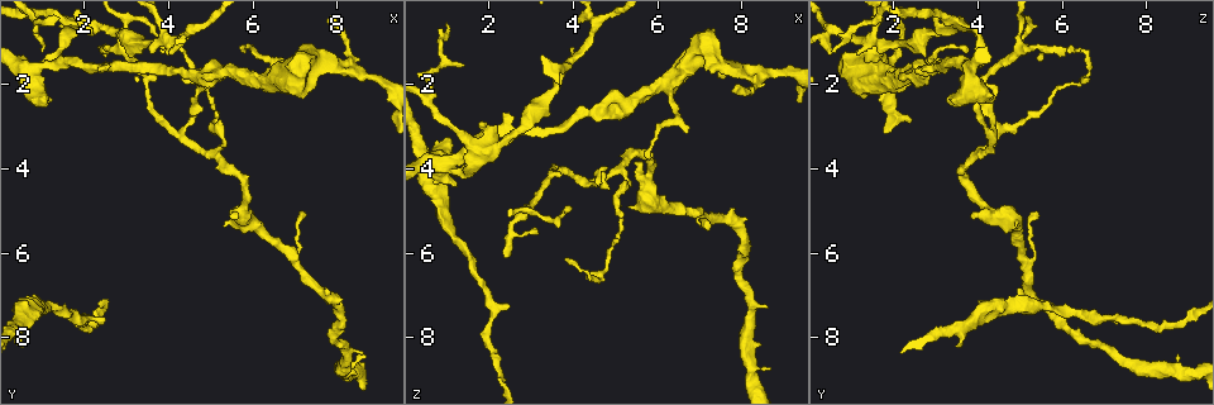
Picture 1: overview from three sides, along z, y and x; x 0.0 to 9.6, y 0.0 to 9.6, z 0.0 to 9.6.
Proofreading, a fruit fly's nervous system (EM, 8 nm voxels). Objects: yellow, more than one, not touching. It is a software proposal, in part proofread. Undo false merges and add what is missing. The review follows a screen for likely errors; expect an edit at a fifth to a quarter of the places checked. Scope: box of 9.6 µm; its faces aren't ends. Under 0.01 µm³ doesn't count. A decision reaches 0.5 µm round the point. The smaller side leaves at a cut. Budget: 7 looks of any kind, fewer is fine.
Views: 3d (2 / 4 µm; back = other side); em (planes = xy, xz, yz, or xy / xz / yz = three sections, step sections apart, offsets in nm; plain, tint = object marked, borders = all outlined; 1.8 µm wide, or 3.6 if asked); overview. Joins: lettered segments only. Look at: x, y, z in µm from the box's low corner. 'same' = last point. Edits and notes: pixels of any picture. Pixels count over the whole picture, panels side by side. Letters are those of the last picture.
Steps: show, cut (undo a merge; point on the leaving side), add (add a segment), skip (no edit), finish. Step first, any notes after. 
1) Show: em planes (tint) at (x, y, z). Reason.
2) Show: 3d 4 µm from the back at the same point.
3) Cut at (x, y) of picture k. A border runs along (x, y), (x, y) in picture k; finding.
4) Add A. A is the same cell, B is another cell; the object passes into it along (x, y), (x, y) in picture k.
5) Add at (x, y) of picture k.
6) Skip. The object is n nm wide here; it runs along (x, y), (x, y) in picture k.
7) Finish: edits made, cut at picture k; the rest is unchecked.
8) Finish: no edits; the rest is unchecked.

Show: em 3.6 µm planes (plain) at (1.05, 2.40, 3.30). Stops while still wide.

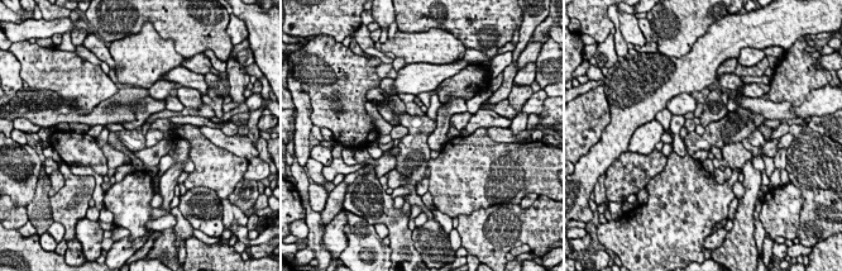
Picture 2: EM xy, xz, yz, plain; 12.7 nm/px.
Show: em 3.6 µm planes (tint) at the same point.

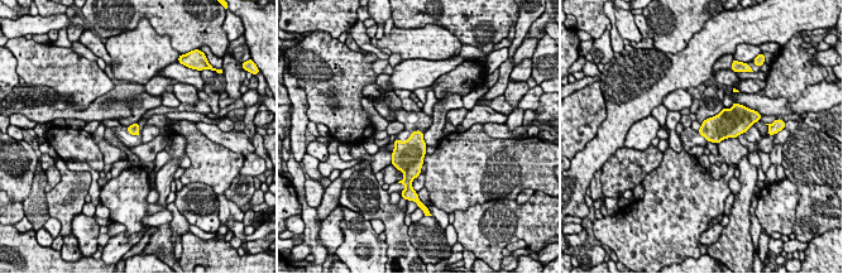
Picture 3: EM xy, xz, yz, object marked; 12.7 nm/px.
Show: em 3.6 µm planes (borders) at the same point. See the neighbours.

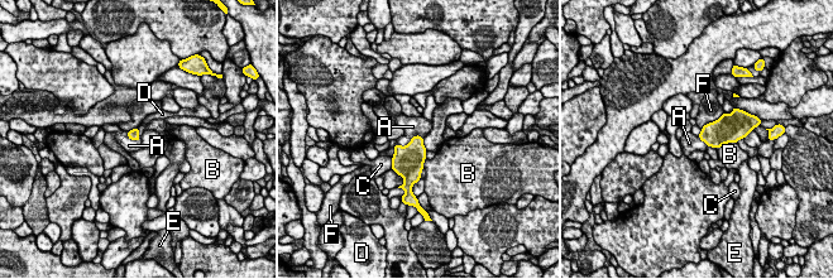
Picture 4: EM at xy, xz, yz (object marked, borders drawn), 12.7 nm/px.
Add A. A is the same cell, B, C, D, E and F are other cells; it goes on there.

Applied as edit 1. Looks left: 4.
Show: 3d 4 µm at (2.45, 7.65, 7.25). Tapers out.

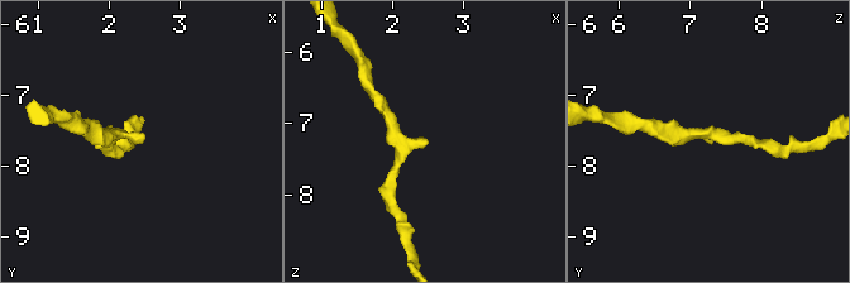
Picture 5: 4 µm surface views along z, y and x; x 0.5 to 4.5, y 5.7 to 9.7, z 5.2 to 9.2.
Show: em planes (plain) at (2.45, 7.60, 7.20).

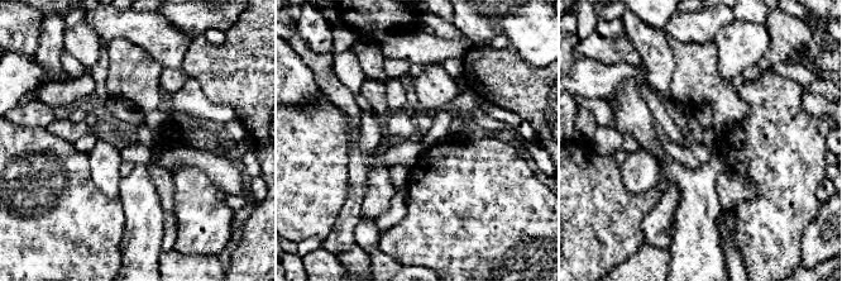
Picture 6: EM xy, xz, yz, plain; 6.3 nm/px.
Show: em planes (borders) at the same point. What lies round it.

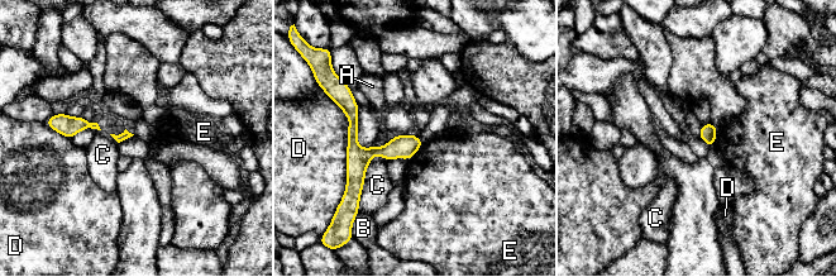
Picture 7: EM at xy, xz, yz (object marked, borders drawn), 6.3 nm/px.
Skip. The longest contact is with D, 550 nm; A, B, C, D and E are other cells; no lettered segment goes on from it.

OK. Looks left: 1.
Show: em planes (borders) at (2.55, 0.70, 3.20). Calibre changes.

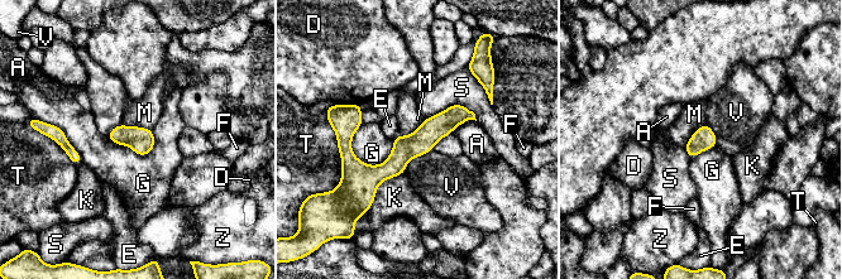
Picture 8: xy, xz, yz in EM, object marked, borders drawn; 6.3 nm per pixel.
Skip. The object is 140 nm wide here; the longest contact is with T, 360 nm; A, D, E, F, G, K, M, S, T, V and Z are other cells; continuous, no second cell.

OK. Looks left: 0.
Finish: edits made, add at picture 4; the rest is unchecked.

